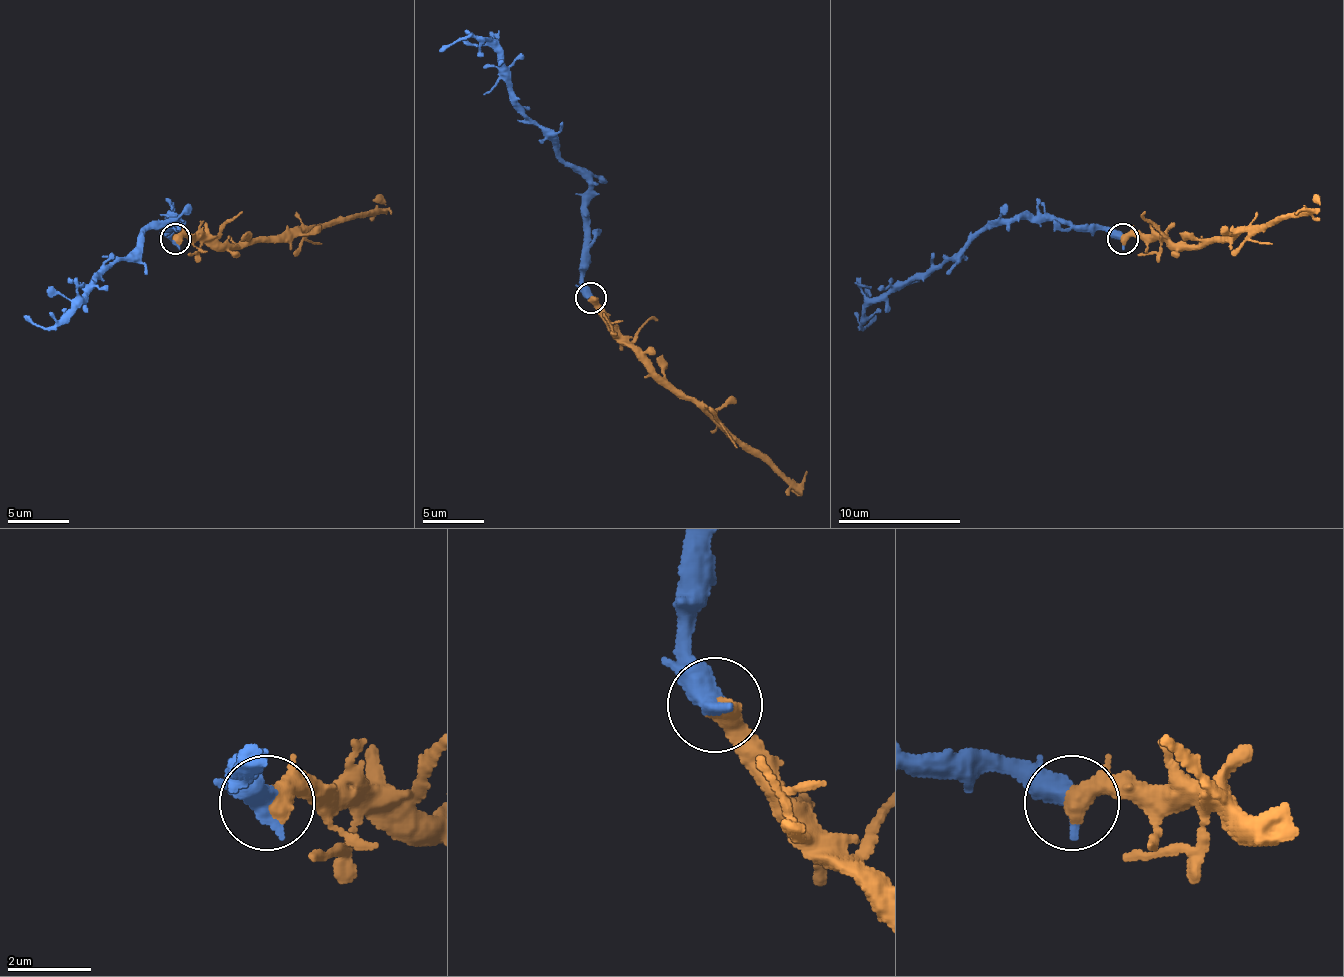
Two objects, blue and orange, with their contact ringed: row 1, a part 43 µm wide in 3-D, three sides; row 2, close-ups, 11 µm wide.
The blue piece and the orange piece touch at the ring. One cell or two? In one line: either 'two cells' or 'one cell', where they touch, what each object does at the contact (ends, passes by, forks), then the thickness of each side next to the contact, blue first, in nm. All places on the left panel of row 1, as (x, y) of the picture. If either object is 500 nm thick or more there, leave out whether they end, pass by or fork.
one cell | (175, 239) | 600/550 nm

